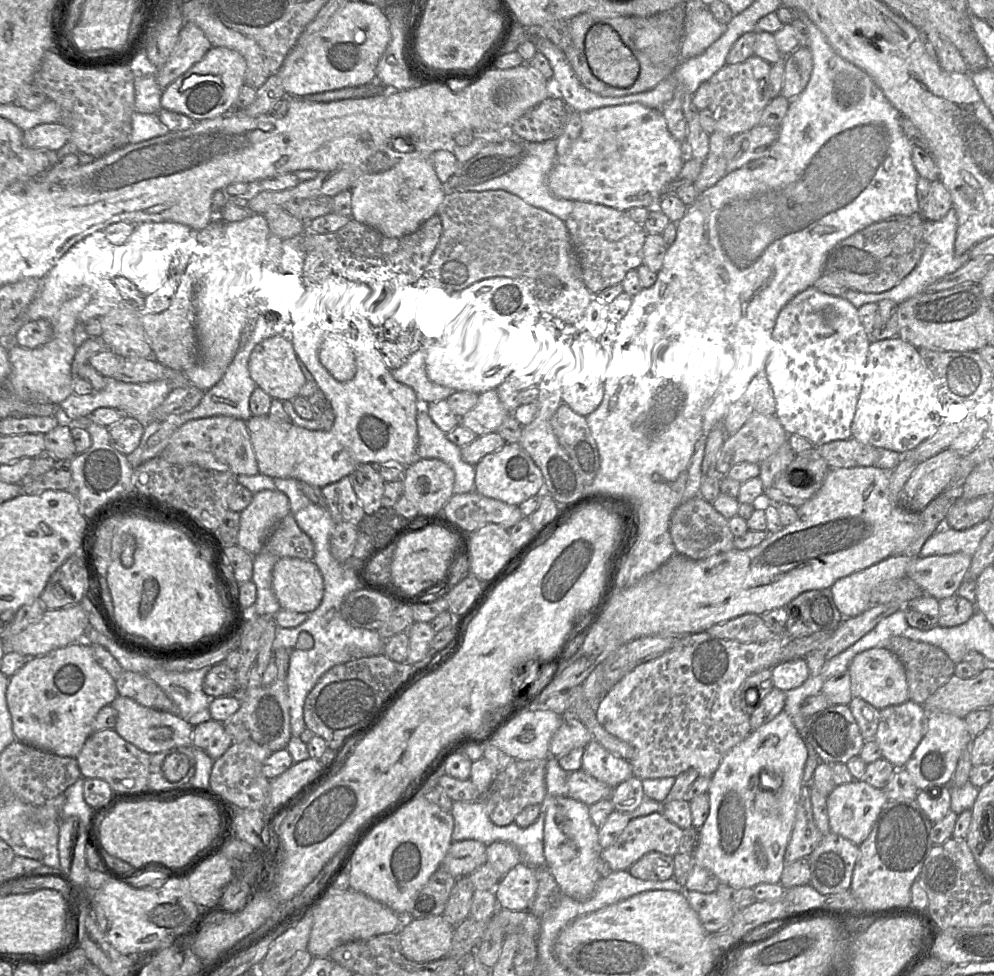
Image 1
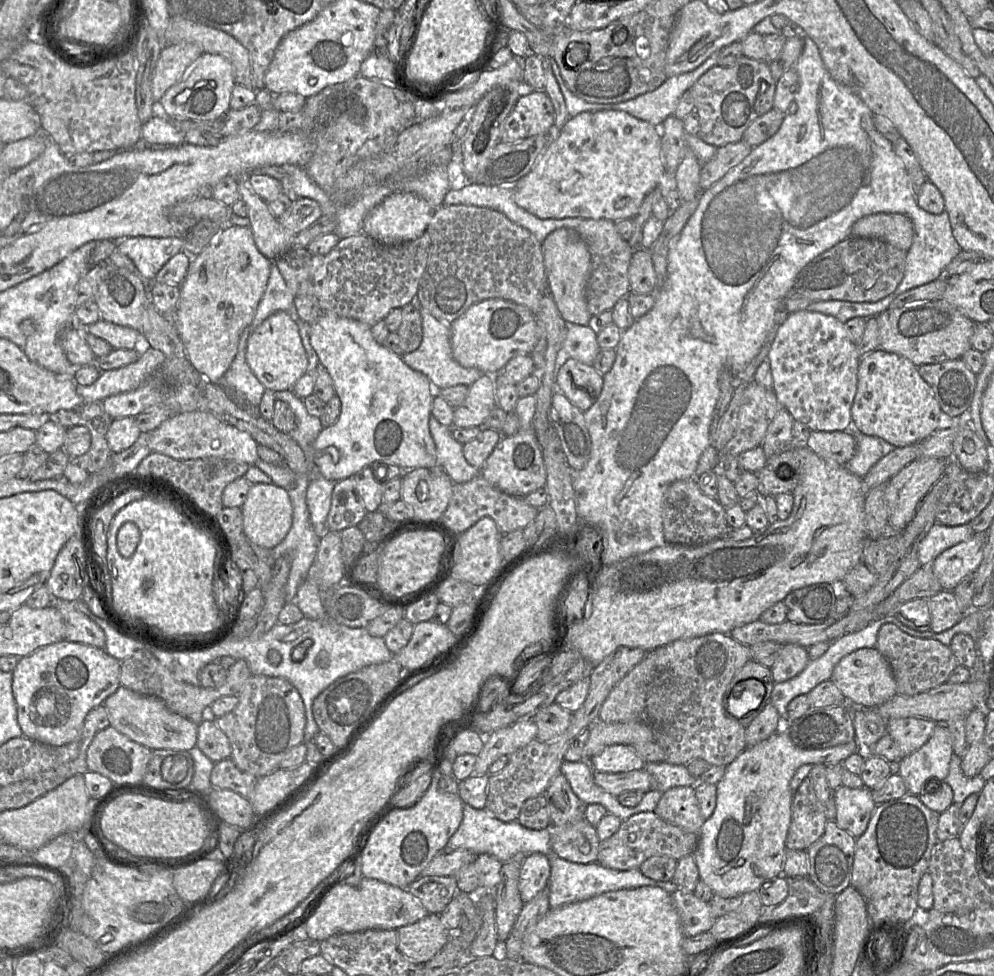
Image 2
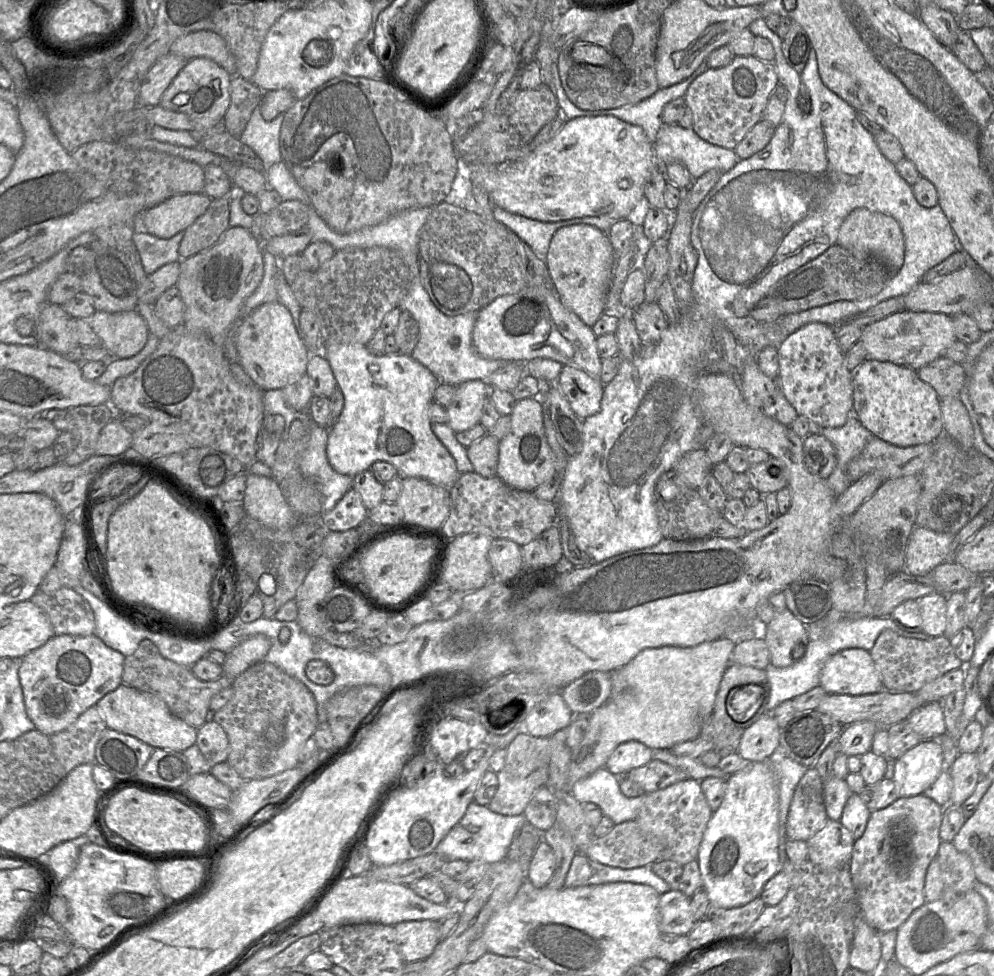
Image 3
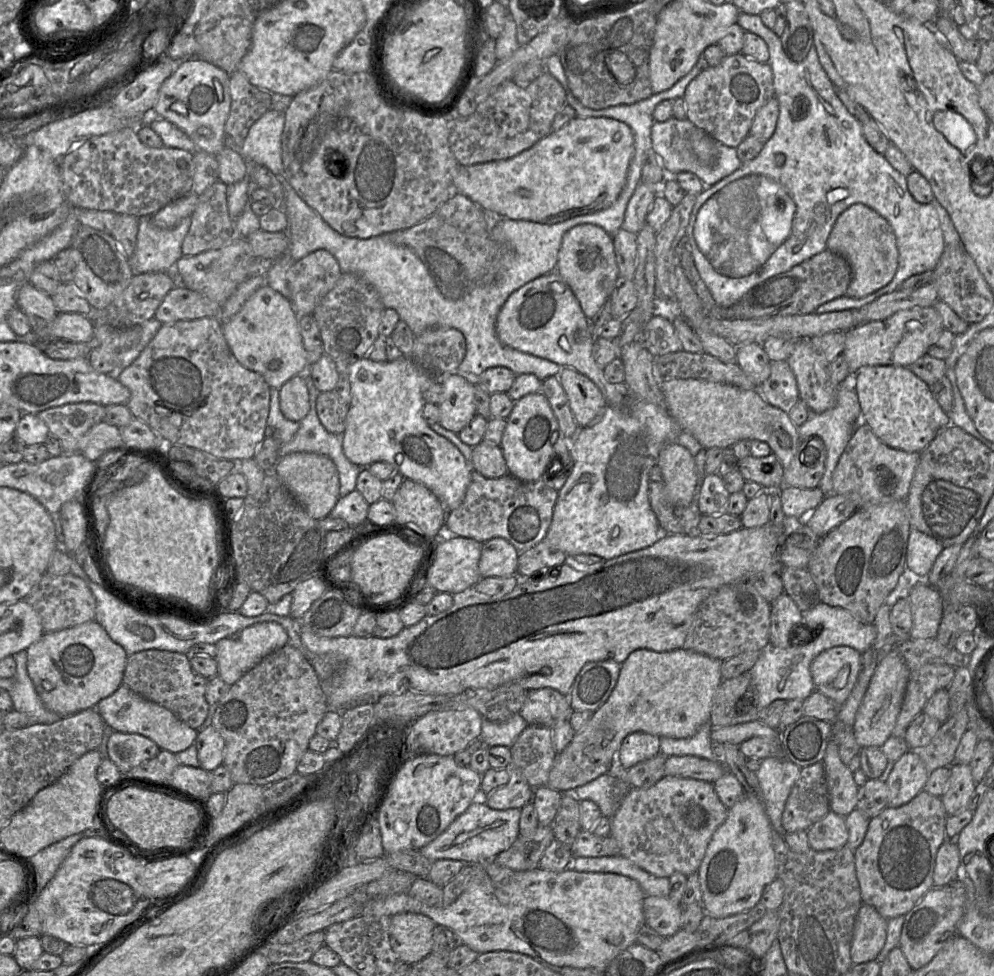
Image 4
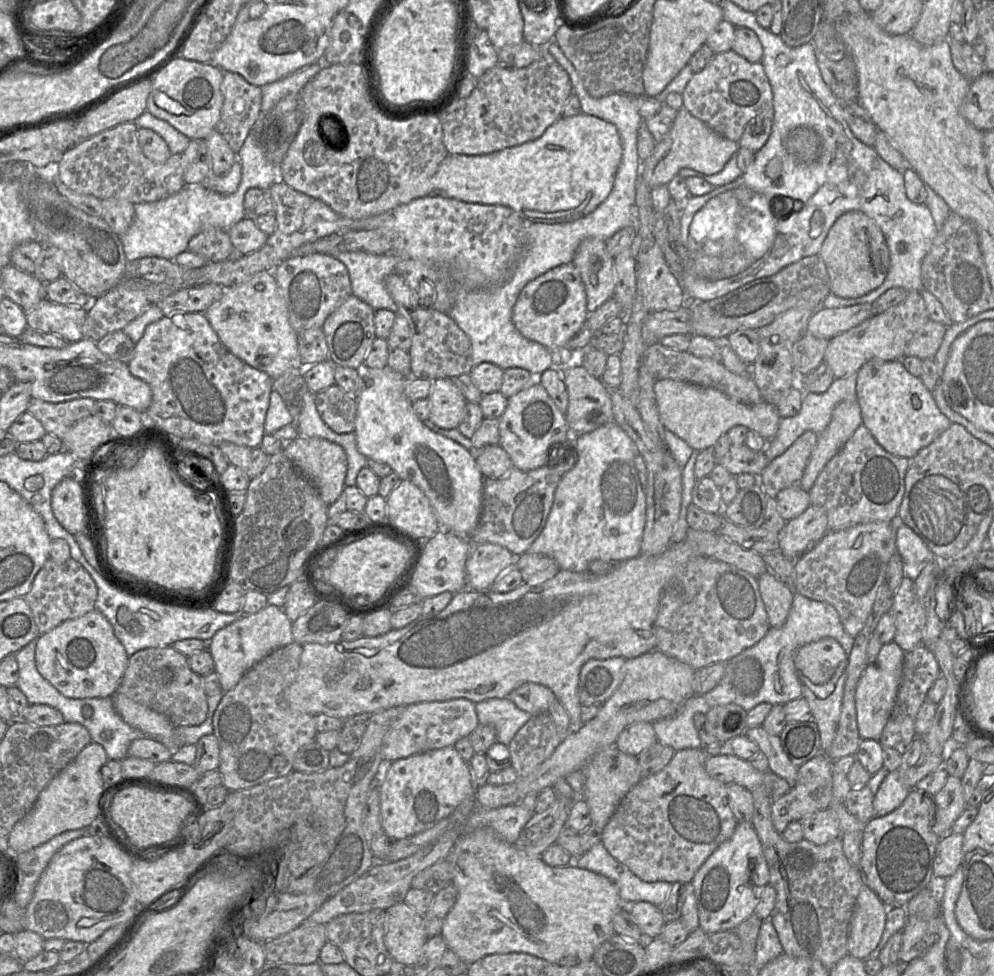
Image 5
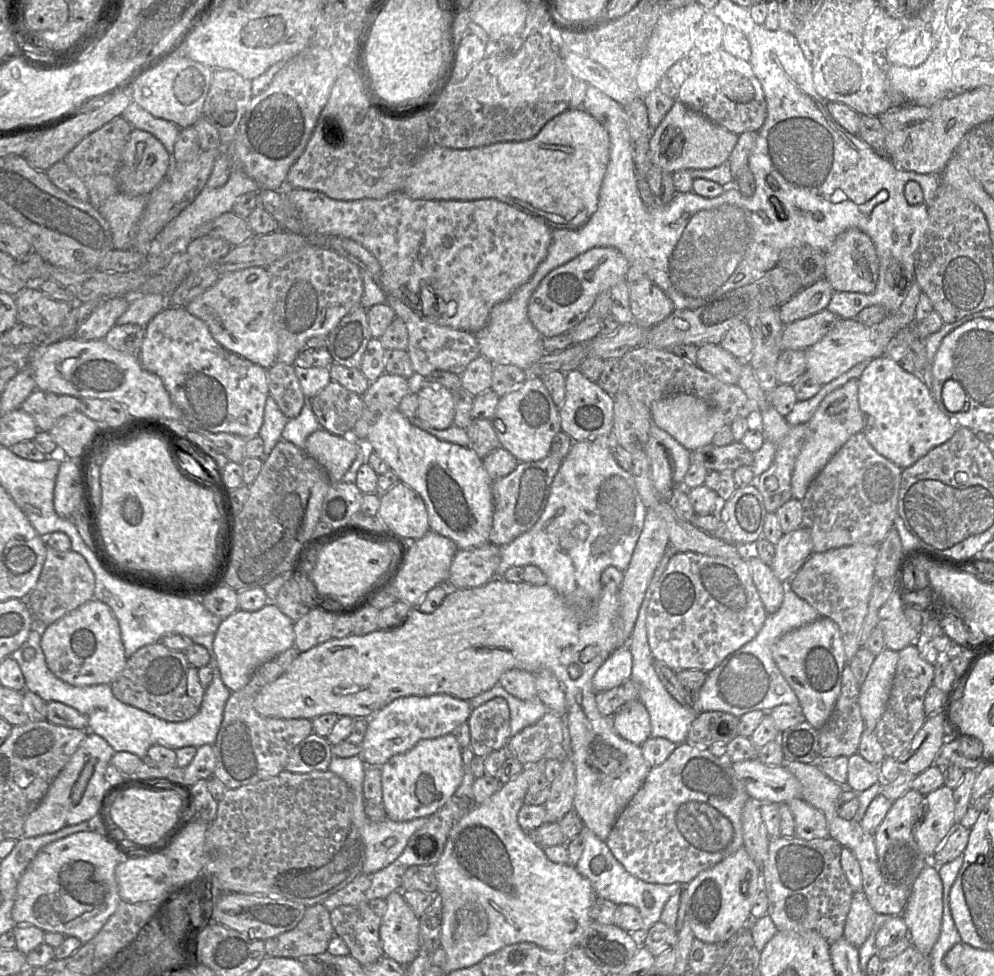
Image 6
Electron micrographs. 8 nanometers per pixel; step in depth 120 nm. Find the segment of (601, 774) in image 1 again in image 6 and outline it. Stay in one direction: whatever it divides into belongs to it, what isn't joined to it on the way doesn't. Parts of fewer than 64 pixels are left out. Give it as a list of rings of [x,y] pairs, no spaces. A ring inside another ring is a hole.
[[[639,699],[624,703],[611,721],[615,731],[635,745],[642,746],[651,737],[650,717]]]

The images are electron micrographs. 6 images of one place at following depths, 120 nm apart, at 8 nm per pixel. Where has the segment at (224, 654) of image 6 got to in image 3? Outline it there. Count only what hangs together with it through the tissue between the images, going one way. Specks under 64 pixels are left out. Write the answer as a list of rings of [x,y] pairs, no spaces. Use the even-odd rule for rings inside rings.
[[[258,634],[248,638],[226,653],[223,674],[235,679],[252,665],[263,661],[270,647],[271,641],[266,635]]]

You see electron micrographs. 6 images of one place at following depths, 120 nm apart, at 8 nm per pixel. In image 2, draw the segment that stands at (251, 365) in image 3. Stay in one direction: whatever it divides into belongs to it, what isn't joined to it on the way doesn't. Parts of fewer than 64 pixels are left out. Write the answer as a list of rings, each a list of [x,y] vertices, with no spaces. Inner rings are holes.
[[[279,311],[265,319],[249,336],[246,361],[265,389],[276,392],[292,390],[308,370],[308,358],[298,325],[287,311]]]

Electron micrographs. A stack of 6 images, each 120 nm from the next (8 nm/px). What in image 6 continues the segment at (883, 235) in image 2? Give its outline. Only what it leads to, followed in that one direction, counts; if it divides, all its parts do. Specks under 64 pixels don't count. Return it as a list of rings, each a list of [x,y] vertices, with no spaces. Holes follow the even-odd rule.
[[[856,228],[849,229],[841,233],[825,253],[824,279],[831,284],[835,291],[862,294],[871,294],[875,291],[878,282],[879,261],[875,246],[867,234]]]

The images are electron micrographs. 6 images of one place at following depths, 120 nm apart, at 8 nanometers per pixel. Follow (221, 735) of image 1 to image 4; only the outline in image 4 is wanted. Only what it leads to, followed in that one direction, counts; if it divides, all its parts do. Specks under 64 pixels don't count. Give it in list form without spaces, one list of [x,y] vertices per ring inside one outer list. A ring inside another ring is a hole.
[[[213,725],[198,733],[194,745],[202,769],[212,772],[223,764],[225,741]]]

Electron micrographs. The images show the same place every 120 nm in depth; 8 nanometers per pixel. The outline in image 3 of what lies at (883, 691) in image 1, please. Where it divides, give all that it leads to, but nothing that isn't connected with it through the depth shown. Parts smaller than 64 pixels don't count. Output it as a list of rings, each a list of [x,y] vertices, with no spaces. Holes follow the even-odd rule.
[[[859,648],[845,649],[831,656],[822,667],[820,686],[827,694],[851,696],[883,690],[870,652]]]

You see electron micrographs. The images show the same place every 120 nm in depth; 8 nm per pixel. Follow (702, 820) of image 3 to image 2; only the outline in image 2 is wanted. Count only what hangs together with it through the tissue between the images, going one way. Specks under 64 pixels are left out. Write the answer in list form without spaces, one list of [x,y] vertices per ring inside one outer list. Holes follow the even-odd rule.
[[[695,786],[673,787],[662,793],[654,813],[689,833],[699,834],[706,821],[700,812]]]

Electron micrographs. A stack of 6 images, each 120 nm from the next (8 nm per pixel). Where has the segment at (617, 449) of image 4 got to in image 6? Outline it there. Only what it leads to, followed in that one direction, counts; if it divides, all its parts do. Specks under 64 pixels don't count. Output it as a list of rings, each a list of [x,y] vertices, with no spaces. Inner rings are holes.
[[[612,432],[608,439],[573,442],[556,473],[544,511],[535,525],[509,544],[500,546],[501,562],[496,577],[503,577],[512,566],[534,565],[545,575],[547,584],[571,607],[588,614],[599,599],[601,573],[609,566],[620,571],[628,567],[643,529],[646,515],[632,475],[617,463],[612,450],[618,446]]]

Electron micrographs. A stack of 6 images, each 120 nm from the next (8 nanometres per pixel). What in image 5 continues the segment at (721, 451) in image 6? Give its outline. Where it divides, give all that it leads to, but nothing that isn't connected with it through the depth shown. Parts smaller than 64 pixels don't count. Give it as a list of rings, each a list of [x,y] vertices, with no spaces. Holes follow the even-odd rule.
[[[745,445],[731,446],[722,458],[717,458],[717,464],[727,469],[733,476],[745,473],[759,476],[769,463],[764,452],[753,451]]]

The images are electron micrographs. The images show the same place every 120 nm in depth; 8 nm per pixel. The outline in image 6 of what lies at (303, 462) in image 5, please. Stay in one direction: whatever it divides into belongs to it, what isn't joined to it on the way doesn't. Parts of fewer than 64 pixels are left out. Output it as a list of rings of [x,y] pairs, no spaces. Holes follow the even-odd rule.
[[[326,430],[313,432],[306,440],[304,451],[327,472],[331,483],[342,481],[354,462],[359,446]]]

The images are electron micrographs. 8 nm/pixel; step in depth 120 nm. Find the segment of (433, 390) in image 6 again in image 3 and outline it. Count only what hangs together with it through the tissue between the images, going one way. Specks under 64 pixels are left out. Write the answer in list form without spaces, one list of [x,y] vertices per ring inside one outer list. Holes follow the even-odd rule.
[[[471,380],[455,387],[447,410],[447,425],[455,432],[468,430],[480,423],[485,399],[491,386],[487,381]]]

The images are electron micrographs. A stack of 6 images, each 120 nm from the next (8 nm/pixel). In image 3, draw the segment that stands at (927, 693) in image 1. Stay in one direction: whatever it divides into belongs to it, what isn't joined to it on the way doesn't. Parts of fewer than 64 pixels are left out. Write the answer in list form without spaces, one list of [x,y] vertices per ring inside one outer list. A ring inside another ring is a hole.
[[[886,629],[876,639],[870,654],[884,690],[891,692],[916,693],[927,683],[965,665],[956,656],[950,640],[943,635],[931,640],[920,640],[906,638]]]

